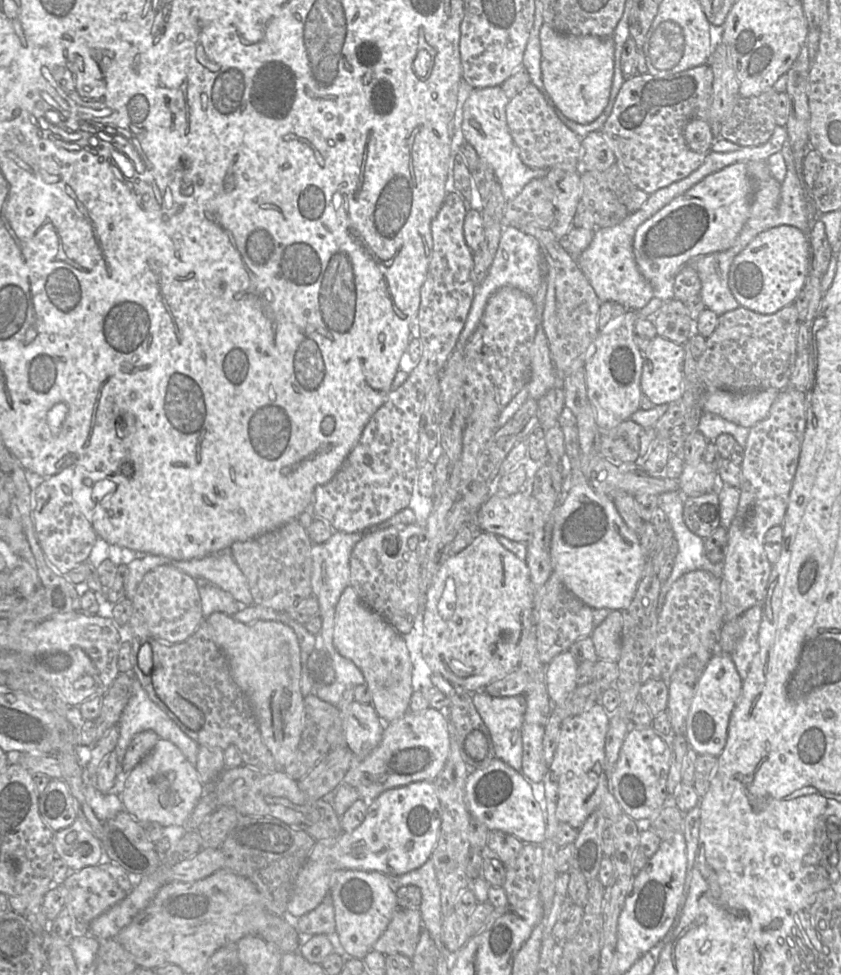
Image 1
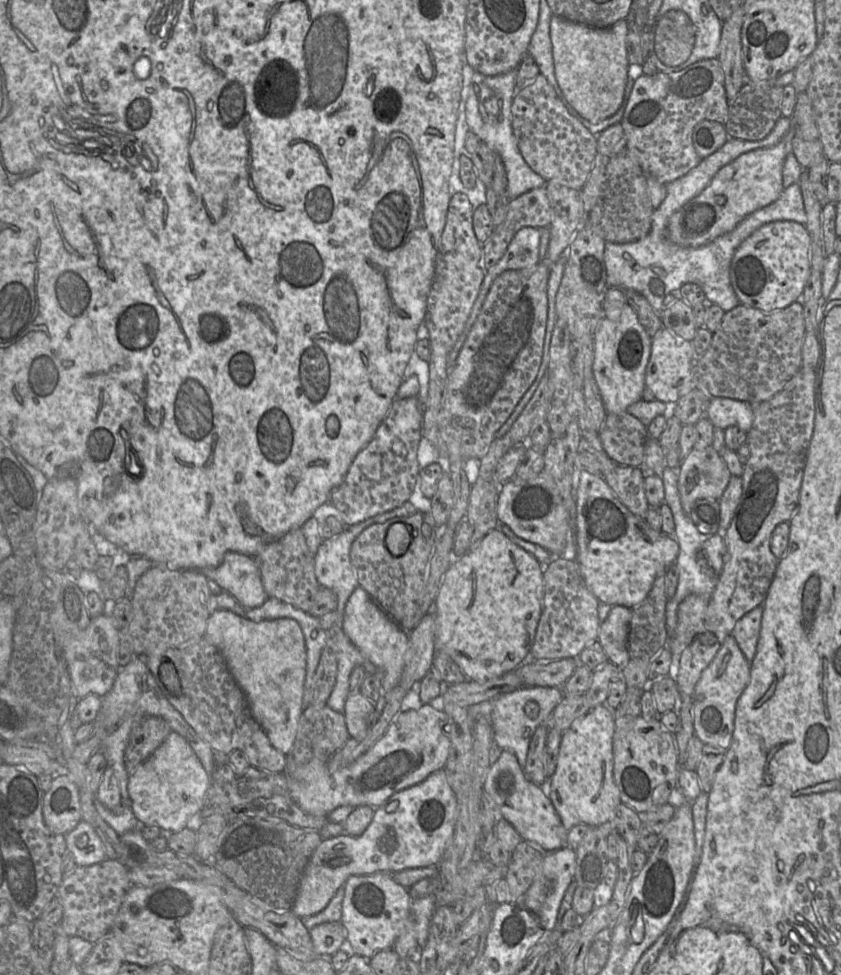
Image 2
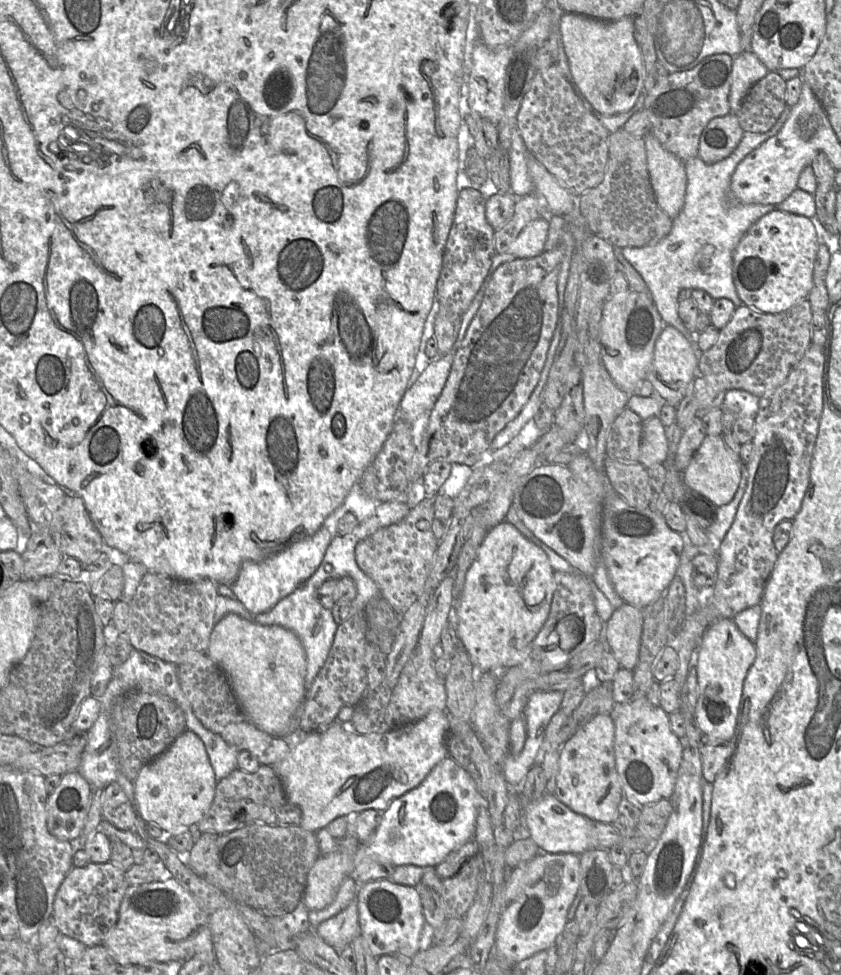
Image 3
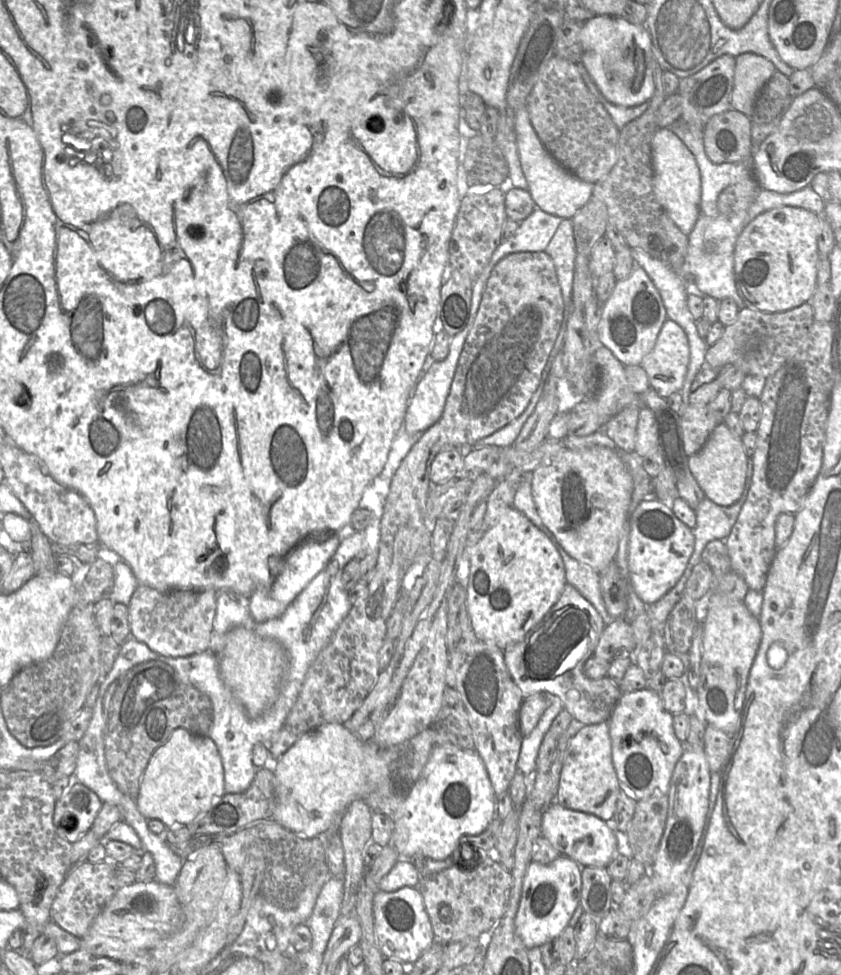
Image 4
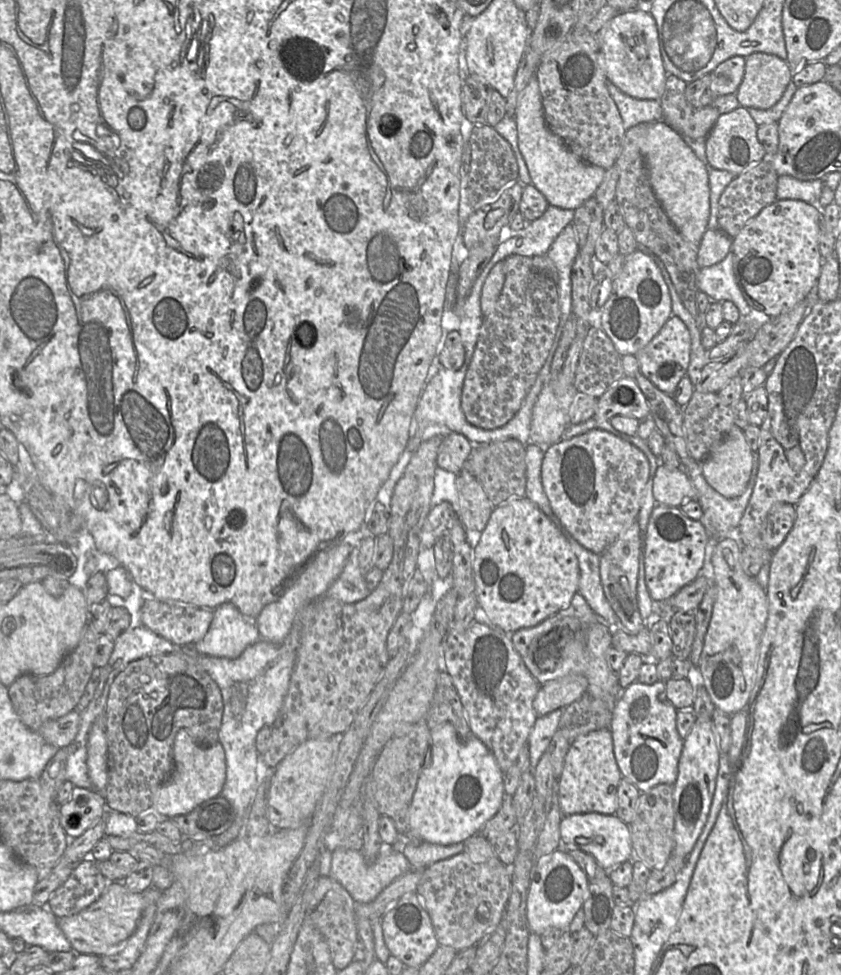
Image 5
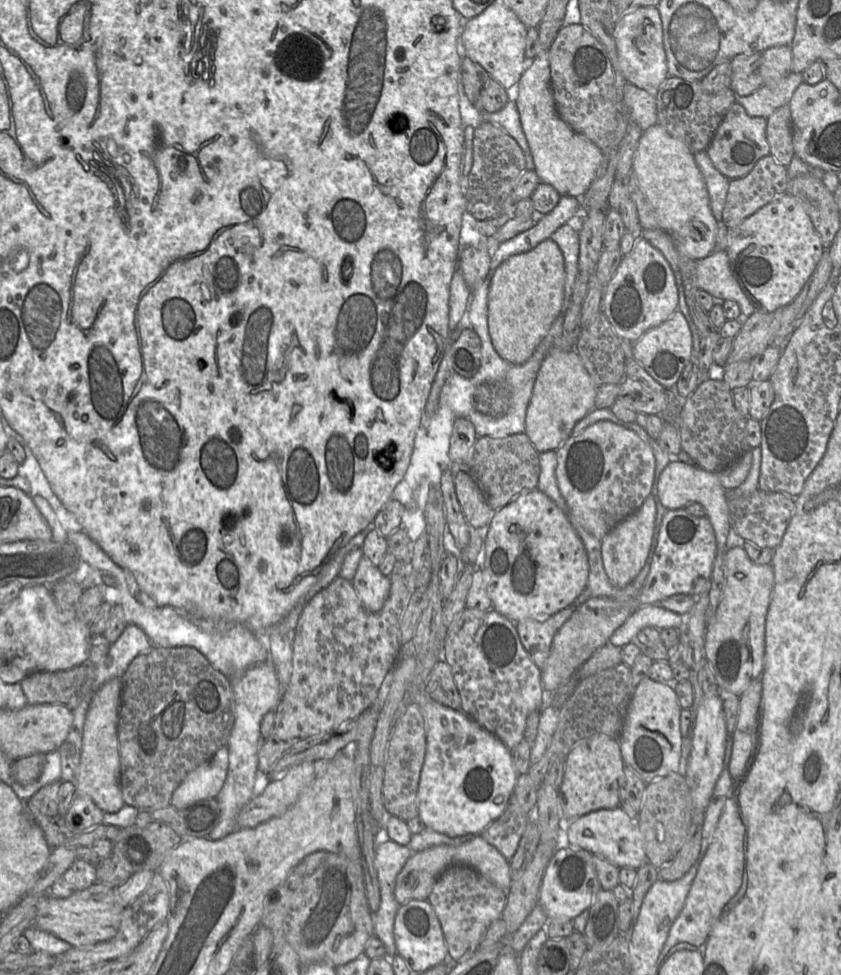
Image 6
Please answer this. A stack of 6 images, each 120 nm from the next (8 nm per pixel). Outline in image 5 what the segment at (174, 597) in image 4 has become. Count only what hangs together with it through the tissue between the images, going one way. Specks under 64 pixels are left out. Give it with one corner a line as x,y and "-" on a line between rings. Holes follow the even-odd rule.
148,597
140,609
141,624
177,645
193,645
209,630
214,612
211,607
166,602

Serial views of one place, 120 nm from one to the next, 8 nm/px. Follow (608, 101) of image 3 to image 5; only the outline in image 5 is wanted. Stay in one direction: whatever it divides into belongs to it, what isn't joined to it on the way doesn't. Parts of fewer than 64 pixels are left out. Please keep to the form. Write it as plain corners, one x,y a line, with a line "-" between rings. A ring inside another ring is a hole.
640,2
637,9
621,11
612,18
602,29
599,52
607,79
623,93
642,100
660,100
665,89
667,72
661,56
656,21
646,9
649,3
651,2

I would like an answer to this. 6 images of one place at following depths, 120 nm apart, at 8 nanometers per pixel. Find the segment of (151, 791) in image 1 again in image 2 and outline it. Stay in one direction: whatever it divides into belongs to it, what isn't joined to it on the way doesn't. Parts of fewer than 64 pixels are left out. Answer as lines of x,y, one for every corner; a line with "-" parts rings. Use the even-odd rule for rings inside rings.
172,731
154,753
130,774
127,790
133,814
142,825
155,825
174,833
186,828
191,817
200,812
209,783
209,774
189,743
178,733

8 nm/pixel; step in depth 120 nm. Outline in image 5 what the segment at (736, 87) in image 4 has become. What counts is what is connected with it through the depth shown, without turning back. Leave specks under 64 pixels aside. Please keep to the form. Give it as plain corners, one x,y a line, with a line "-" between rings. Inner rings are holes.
752,53
745,58
743,80
735,93
740,106
768,109
775,105
792,79
787,61
767,53

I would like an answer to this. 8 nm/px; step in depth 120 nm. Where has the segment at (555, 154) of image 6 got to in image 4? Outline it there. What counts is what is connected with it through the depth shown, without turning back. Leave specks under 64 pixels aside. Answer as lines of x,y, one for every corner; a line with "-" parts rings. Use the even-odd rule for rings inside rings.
526,106
515,113
515,133
521,168
536,208
561,218
572,219
591,199
594,183
575,177
549,154
531,124

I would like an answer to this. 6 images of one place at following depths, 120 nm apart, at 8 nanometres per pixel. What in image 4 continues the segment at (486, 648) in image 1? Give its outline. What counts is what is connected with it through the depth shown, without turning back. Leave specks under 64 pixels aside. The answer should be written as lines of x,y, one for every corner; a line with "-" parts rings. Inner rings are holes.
511,506
500,516
497,523
483,534
477,545
473,547
473,554
470,557
470,574
467,588
466,608
476,637
480,640
491,641
502,649
505,649
509,644
522,640
558,601
566,583
565,566
557,547
544,532
527,518
527,516

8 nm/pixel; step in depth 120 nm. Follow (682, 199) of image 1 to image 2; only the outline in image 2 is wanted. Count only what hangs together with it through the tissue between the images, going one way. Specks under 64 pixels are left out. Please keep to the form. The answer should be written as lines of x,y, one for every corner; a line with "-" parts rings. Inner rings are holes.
791,120
791,129
775,146
762,148
742,154
731,163
722,167
710,184
695,198
677,210
669,219
666,237
674,244
683,247
706,245
718,237
732,231
748,215
776,201
784,190
783,166
785,159
792,152
792,140
795,129

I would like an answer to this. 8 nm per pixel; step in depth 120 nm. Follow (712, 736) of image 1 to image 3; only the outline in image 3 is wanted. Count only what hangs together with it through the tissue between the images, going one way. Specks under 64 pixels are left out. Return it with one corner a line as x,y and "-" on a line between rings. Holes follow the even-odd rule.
734,618
717,619
702,635
696,653
696,721
702,735
734,740
743,702
744,682
756,657
756,645
735,624

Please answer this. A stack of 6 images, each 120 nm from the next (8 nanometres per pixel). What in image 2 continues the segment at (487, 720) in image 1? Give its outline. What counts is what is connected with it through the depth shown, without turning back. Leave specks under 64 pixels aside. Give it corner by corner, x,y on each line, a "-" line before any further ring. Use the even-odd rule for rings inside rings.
521,687
488,700
491,703
489,720
493,728
493,740
503,750
511,751
524,772
529,743
536,728
545,724
554,708
563,698
562,687

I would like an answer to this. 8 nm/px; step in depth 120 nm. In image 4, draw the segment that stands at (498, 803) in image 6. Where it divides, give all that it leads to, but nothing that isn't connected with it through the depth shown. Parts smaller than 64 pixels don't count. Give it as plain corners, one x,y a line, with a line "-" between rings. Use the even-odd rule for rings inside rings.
450,743
434,745
420,777
405,792
391,836
399,859
444,860
451,856
461,837
480,834
495,817
497,797
474,749
462,750

